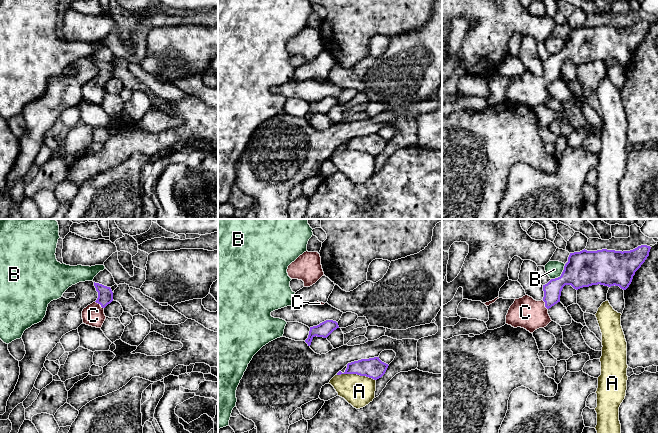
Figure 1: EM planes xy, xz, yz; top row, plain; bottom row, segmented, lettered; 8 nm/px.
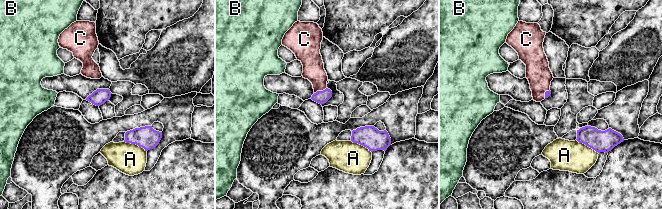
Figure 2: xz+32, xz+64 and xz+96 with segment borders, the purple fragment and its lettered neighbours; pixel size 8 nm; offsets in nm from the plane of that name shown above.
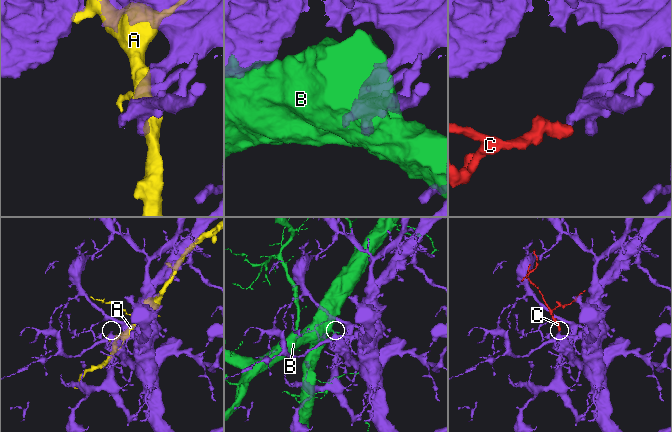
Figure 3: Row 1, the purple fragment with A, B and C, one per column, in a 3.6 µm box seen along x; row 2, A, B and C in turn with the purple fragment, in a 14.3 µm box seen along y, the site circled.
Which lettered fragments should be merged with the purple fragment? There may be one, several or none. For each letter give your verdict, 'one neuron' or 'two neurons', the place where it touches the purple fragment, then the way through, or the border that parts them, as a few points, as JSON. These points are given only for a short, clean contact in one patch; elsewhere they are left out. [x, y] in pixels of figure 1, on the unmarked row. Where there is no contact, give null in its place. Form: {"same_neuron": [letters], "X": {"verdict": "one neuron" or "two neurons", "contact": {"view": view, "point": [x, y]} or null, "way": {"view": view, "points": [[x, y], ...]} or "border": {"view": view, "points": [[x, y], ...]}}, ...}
{"same_neuron": ["C"], "A": {"verdict": "two neurons", "contact": {"view": "xz", "point": [356, 149]}}, "B": {"verdict": "two neurons", "contact": {"view": "yz", "point": [561, 50]}}, "C": {"verdict": "one neuron", "contact": {"view": "xy", "point": [99, 79]}, "way": {"view": "xy", "points": [[105, 71], [99, 79], [93, 91]]}}}

